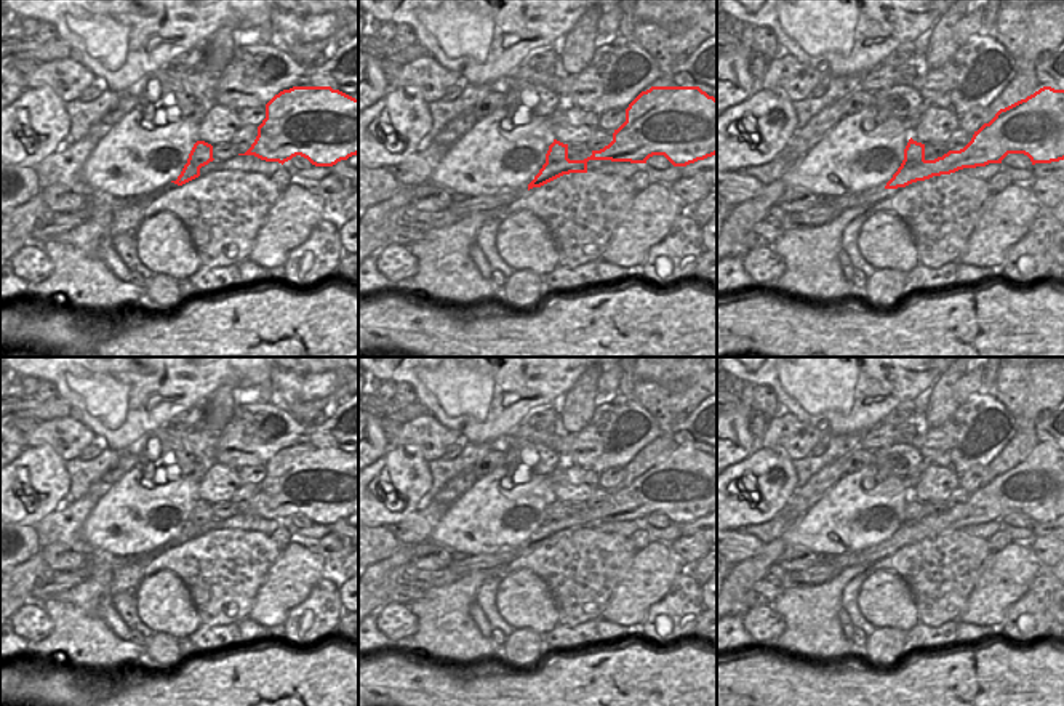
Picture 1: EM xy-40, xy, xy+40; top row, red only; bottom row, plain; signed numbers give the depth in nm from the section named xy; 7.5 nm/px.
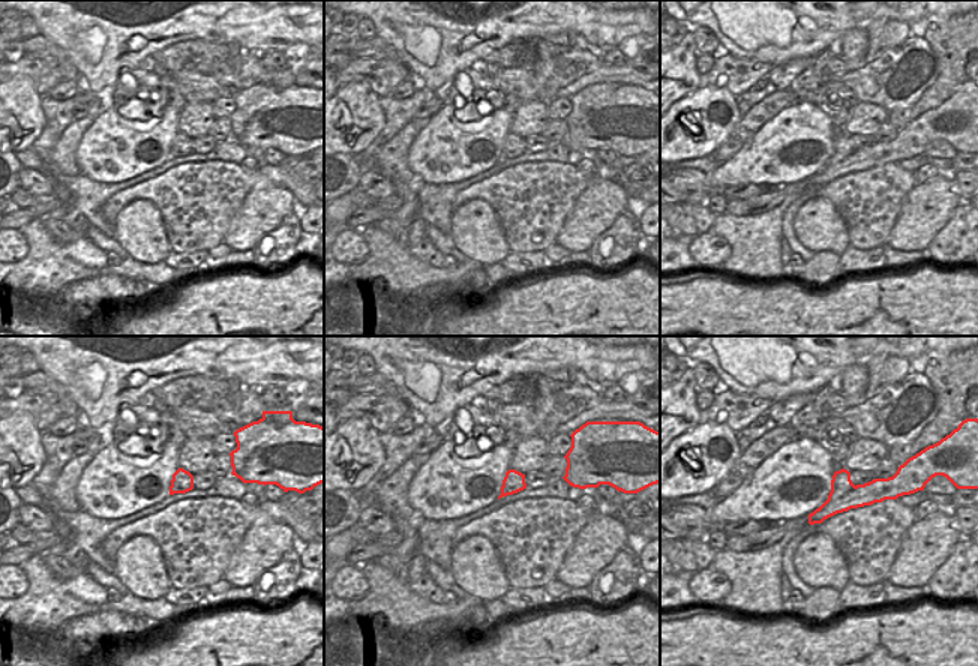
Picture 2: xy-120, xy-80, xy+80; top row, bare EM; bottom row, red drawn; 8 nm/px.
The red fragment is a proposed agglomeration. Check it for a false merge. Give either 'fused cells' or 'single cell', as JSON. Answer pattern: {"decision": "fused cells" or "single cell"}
{"decision": "fused cells"}

